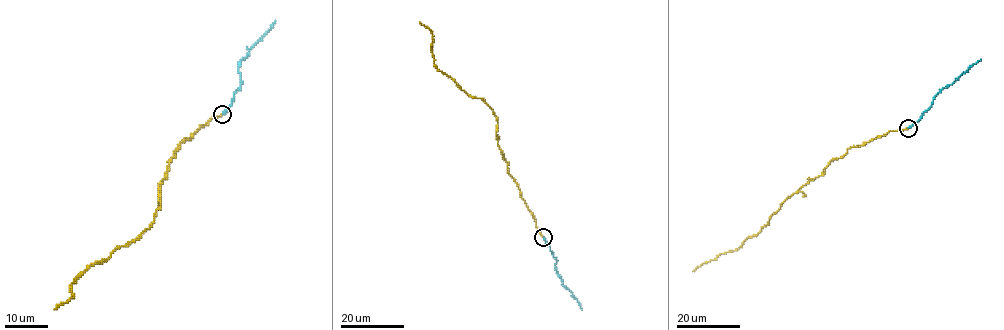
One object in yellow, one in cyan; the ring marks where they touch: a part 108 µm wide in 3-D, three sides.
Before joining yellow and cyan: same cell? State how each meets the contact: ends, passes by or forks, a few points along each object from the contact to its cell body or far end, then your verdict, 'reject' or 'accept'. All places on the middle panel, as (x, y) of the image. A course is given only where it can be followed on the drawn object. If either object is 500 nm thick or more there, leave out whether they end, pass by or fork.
yellow ends there; cyan ends there; yellow runs (543, 237), (508, 173), (498, 144), (493, 110), (437, 69), (432, 32), (419, 22); cyan runs (543, 237), (557, 260), (555, 269), (562, 284), (582, 309); reject

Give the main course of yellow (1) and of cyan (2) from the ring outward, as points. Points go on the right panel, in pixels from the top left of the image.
1: (908, 128), (850, 147), (788, 196), (756, 235), (693, 271)
2: (908, 128), (917, 122), (940, 90), (980, 59)

